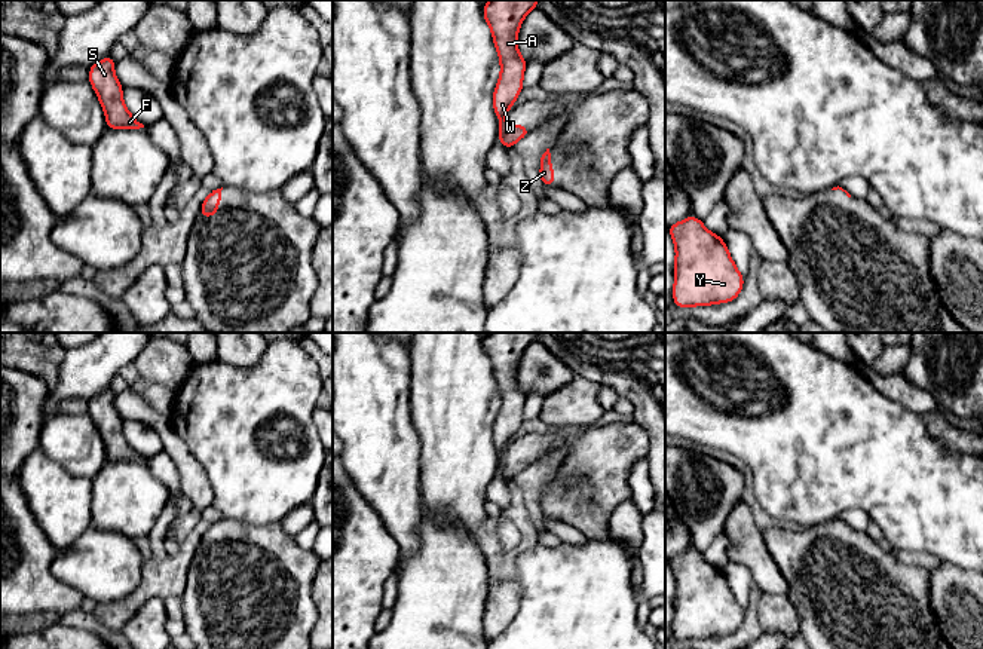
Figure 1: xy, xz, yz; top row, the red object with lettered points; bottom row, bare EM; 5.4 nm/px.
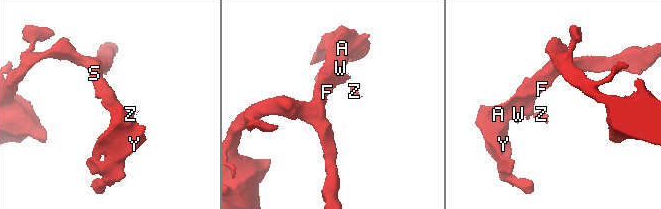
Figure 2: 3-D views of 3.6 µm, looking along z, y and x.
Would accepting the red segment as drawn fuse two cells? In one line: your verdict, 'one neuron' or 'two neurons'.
one neuron

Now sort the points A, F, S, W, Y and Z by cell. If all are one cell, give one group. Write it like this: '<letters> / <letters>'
A F S W Y Z

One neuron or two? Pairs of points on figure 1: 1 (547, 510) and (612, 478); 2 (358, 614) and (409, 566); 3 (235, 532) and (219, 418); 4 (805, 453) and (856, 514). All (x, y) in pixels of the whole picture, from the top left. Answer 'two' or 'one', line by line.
1: one
2: two
3: two
4: two

